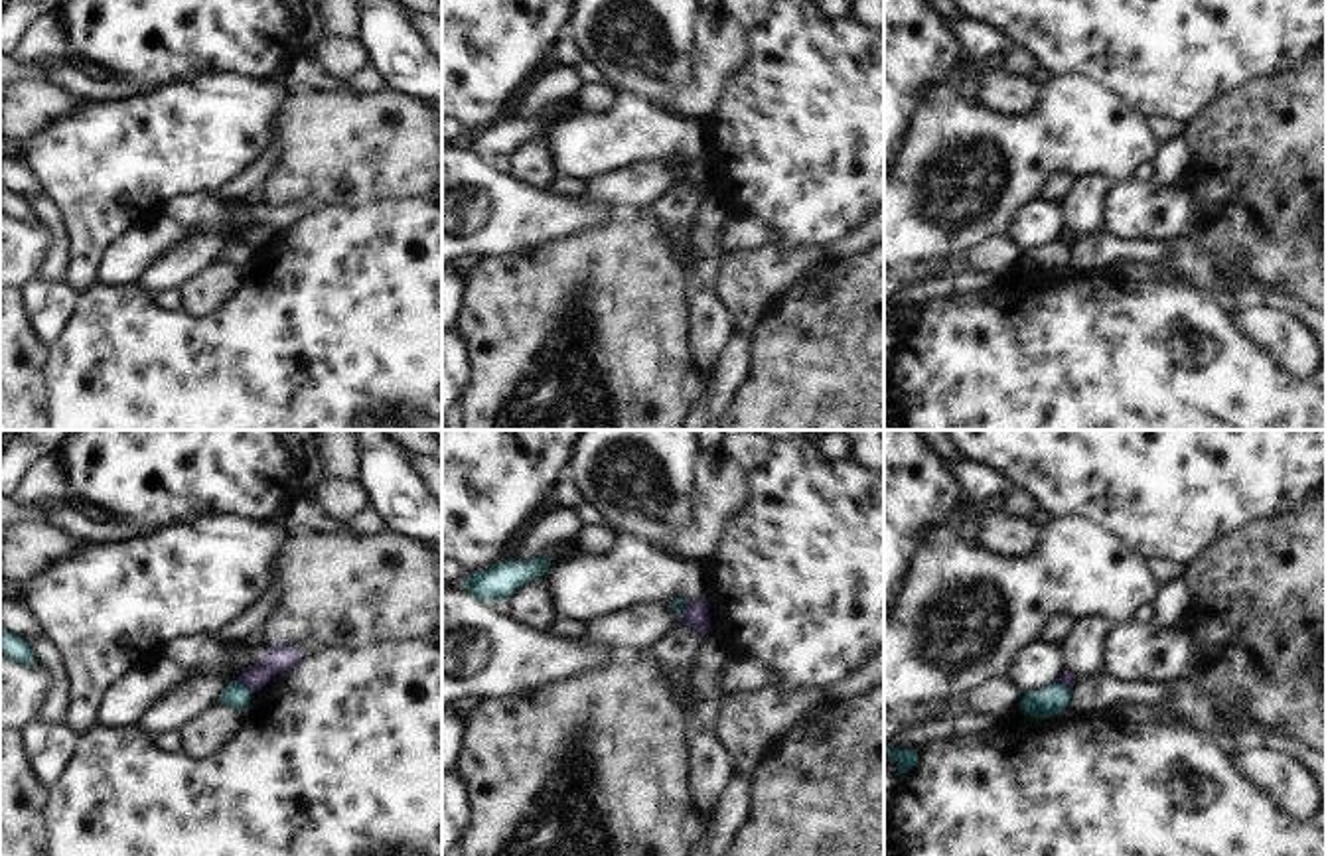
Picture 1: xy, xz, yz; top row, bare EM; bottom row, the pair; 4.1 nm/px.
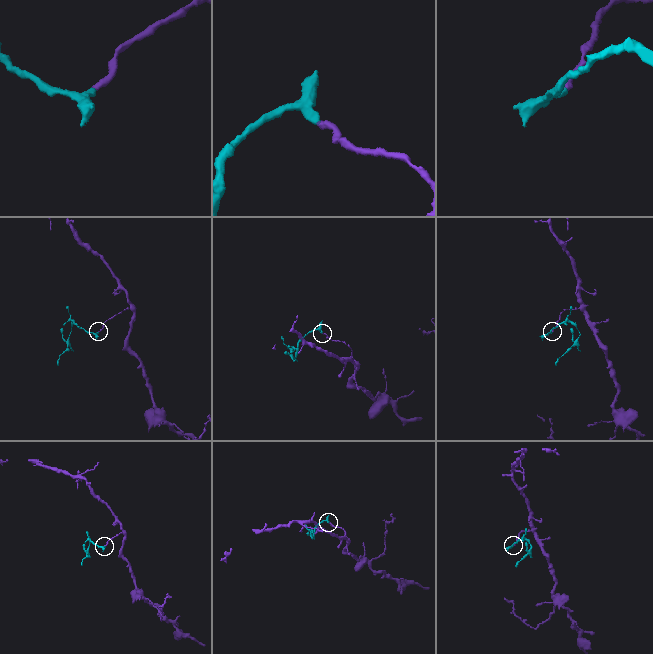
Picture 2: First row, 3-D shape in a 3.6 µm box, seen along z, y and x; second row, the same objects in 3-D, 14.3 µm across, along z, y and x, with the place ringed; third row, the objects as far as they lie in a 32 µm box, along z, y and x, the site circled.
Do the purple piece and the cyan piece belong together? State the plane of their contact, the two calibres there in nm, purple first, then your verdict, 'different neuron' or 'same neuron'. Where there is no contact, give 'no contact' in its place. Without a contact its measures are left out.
xy | 110/100 nm | different neuron

